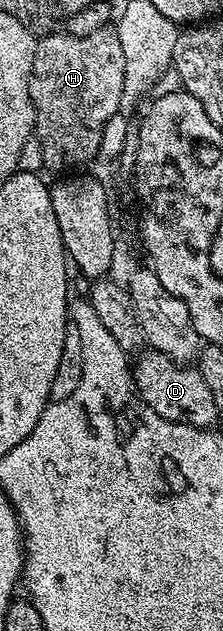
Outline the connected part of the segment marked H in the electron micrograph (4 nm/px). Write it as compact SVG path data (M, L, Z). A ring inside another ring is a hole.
M111 25L102 27L98 32L90 32L90 36L53 32L37 41L30 74L30 98L35 108L34 134L41 145L43 164L47 171L64 170L58 172L61 173L77 169L74 167L90 161L97 154L104 126L121 111L124 83L125 57L122 56L122 44L118 44L118 36Z

